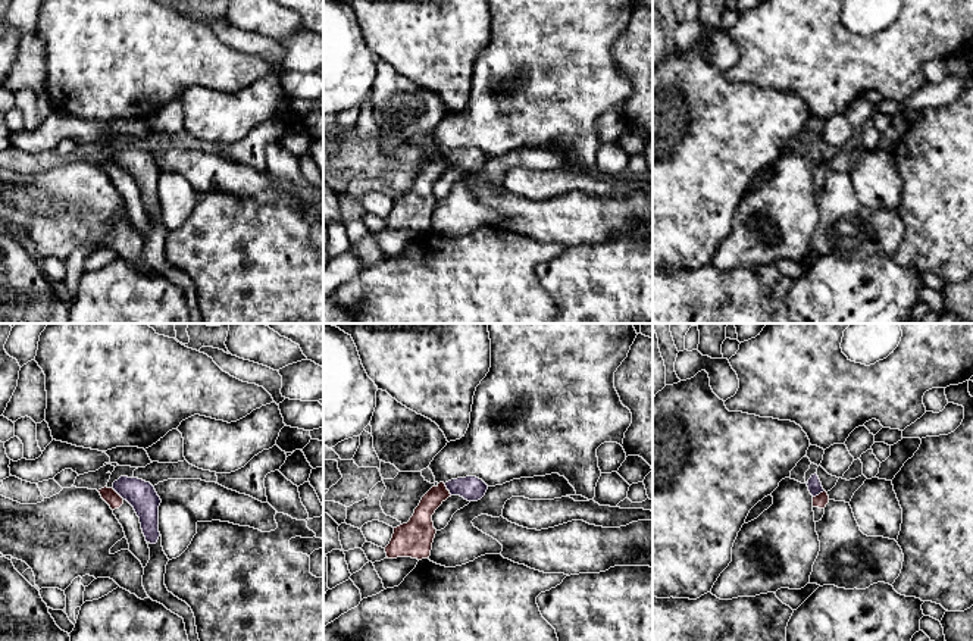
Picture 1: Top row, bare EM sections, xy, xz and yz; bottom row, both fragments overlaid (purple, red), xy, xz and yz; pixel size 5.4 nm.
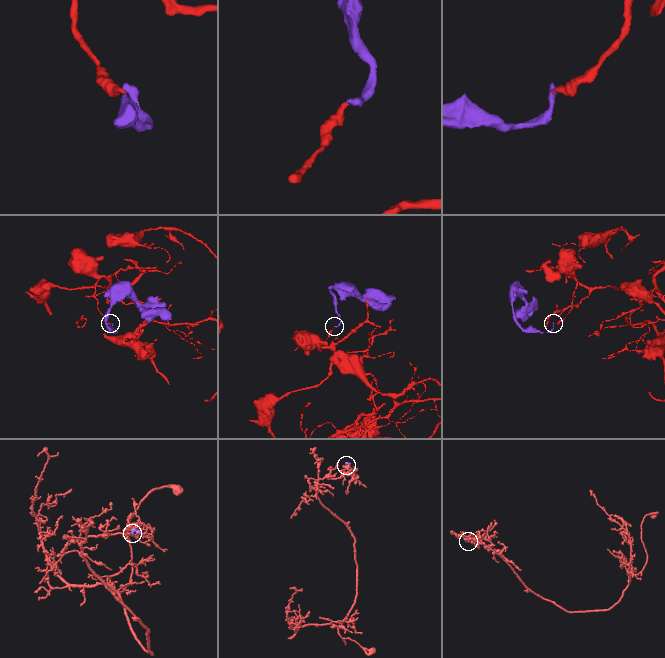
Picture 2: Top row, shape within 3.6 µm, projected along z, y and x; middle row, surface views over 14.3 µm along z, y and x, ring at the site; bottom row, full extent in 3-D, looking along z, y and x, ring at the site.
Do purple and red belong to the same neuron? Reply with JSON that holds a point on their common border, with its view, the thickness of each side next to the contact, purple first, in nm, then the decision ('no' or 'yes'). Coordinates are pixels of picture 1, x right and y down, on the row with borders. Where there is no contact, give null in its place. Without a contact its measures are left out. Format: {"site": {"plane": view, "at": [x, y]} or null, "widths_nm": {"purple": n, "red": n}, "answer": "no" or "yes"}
{"site": {"plane": "xy", "at": [118, 493]}, "widths_nm": {"purple": 160, "red": 80}, "answer": "no"}

